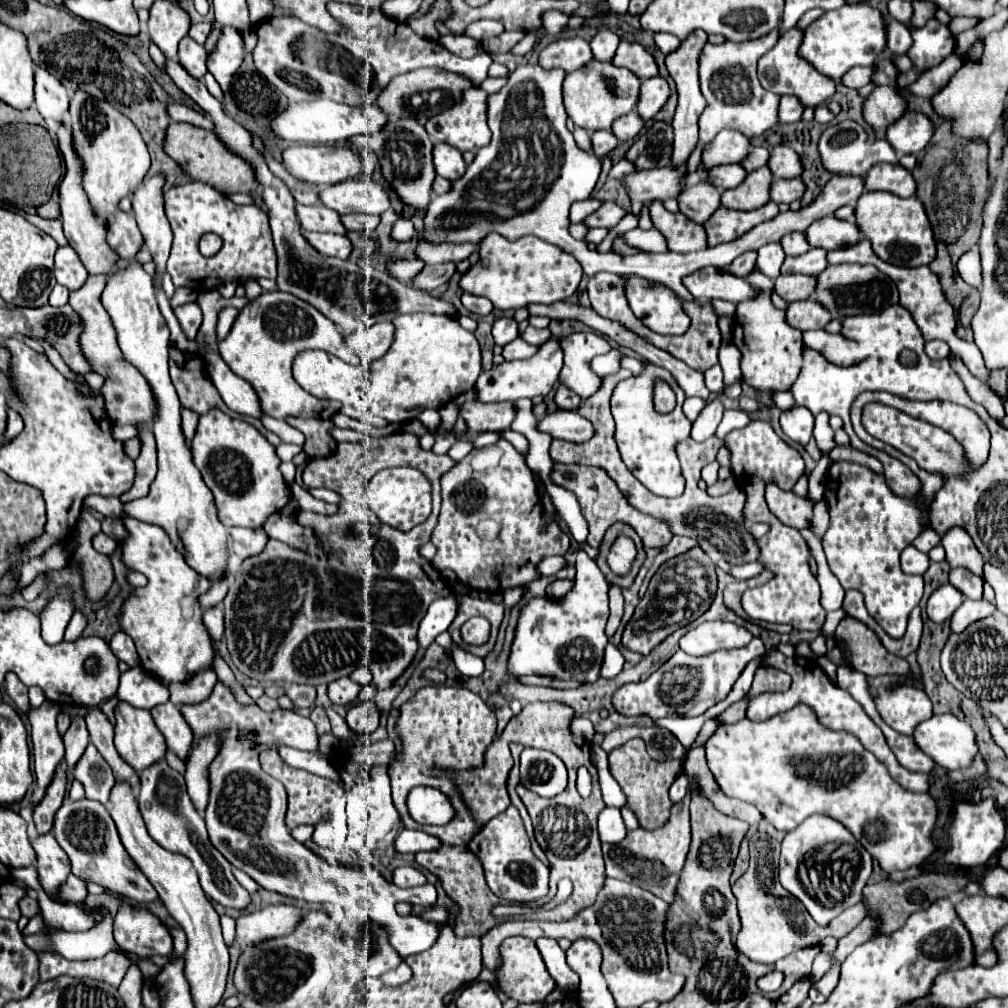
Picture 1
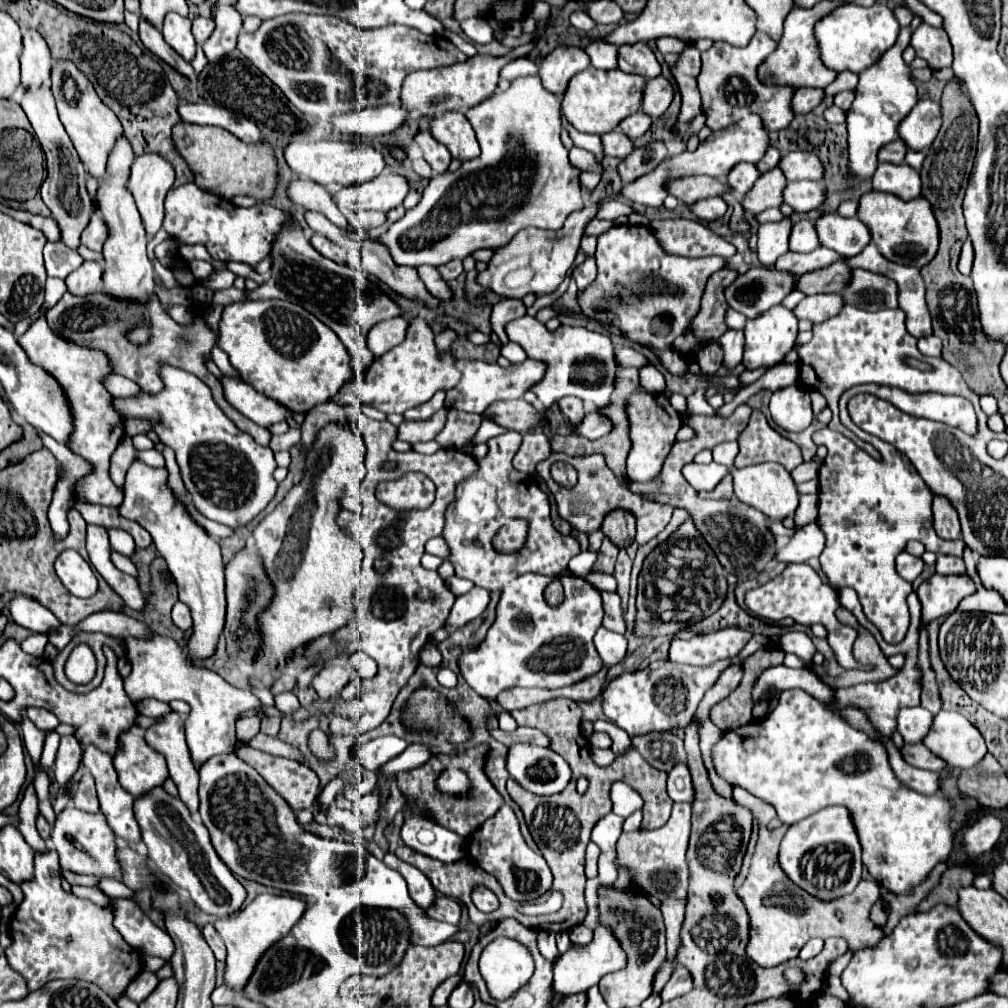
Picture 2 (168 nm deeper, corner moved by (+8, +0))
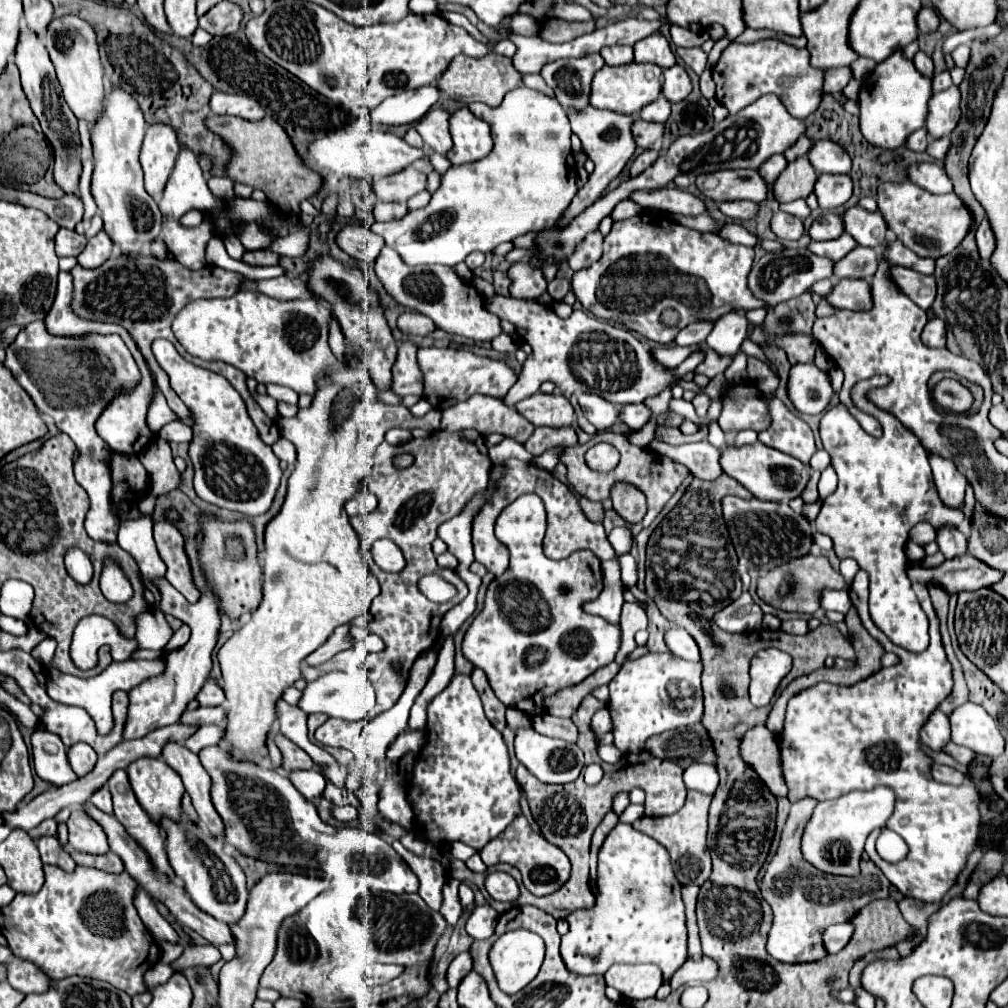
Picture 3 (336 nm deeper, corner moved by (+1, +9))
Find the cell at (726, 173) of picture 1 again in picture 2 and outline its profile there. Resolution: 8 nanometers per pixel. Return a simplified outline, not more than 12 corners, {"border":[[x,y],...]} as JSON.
{"border":[[739,164],[727,184],[745,196],[761,172],[755,164]]}

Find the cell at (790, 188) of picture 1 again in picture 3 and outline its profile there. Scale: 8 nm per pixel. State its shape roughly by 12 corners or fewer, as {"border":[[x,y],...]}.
{"border":[[818,175],[814,195],[822,209],[836,209],[852,195],[848,175]]}

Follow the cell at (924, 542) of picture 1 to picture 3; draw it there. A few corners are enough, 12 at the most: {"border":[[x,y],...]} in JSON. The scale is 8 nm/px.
{"border":[[918,523],[910,539],[928,545],[936,539],[936,531],[928,523]]}

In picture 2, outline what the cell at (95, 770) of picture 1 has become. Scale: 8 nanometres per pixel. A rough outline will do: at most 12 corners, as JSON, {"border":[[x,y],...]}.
{"border":[[83,774],[73,804],[83,812],[99,812],[95,780]]}

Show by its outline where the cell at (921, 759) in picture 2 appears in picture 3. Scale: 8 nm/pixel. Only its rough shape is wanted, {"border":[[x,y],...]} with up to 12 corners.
{"border":[[946,743],[942,751],[958,763],[968,765],[974,757],[970,749]]}

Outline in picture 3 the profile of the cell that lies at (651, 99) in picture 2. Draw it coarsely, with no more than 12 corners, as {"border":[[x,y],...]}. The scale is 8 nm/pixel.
{"border":[[680,65],[664,71],[662,95],[682,101],[692,91],[690,77]]}

